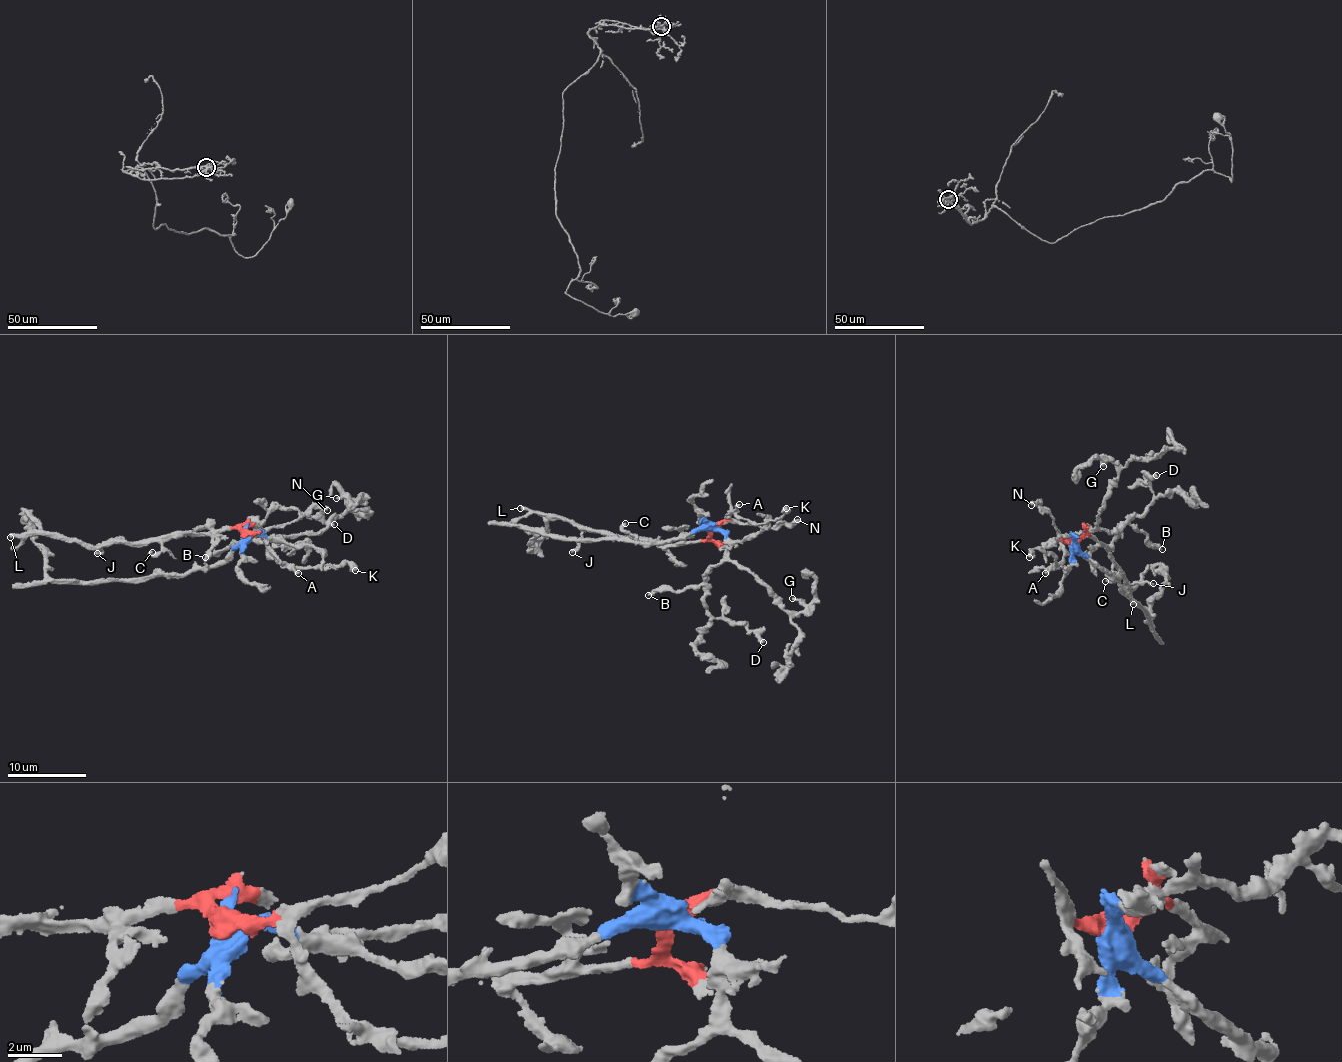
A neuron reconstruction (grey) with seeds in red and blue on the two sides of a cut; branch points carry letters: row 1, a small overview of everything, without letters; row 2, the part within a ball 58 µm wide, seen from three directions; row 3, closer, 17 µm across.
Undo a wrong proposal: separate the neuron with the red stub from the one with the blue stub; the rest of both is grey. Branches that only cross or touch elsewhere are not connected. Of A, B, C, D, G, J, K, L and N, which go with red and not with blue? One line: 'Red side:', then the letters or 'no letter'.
Red side: A, C, J, K, L, N

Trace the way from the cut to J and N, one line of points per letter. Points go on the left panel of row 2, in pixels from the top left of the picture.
J: (244, 532), (233, 527), (140, 543), (101, 544), (97, 553)
N: (244, 532), (267, 530), (302, 517), (313, 508), (323, 506), (327, 510)

